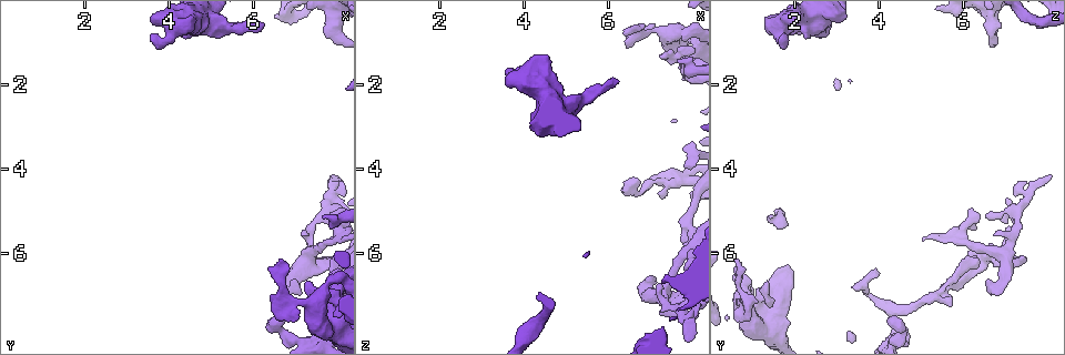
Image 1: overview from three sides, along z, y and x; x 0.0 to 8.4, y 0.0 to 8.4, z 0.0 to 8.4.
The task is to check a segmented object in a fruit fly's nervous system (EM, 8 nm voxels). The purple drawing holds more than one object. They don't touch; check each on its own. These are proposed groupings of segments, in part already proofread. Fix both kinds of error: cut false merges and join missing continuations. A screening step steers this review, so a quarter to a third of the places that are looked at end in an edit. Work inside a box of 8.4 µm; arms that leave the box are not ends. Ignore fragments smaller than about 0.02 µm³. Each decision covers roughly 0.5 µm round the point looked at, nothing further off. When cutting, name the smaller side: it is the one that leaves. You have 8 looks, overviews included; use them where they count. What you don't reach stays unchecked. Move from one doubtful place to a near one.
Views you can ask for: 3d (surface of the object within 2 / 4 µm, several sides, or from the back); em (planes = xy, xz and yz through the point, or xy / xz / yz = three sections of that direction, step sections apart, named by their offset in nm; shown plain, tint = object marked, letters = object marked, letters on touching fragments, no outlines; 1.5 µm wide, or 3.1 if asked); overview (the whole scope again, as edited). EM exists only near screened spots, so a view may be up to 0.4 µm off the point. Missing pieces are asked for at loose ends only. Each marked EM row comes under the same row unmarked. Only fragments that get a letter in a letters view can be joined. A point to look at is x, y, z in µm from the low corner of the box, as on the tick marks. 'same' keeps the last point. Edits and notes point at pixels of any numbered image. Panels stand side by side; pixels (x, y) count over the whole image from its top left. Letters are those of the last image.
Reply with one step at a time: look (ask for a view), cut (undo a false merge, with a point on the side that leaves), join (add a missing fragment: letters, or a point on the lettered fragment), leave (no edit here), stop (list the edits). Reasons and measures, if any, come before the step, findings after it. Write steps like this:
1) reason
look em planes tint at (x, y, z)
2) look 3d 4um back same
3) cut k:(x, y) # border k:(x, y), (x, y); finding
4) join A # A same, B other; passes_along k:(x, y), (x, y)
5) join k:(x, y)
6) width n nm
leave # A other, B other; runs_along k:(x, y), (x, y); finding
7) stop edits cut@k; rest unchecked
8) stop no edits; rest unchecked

free end
look 3d 4um at (6.70, 6.20, 0.55)

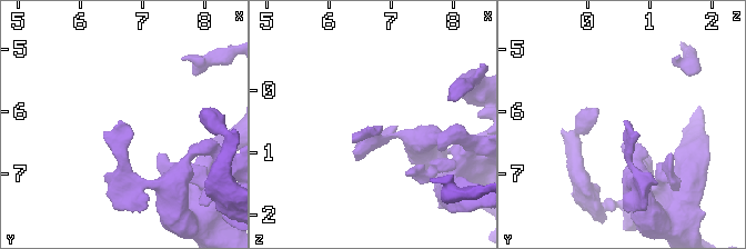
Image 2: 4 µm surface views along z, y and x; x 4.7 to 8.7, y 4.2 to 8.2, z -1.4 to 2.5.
look em planes letters at (6.70, 6.20, 0.60)

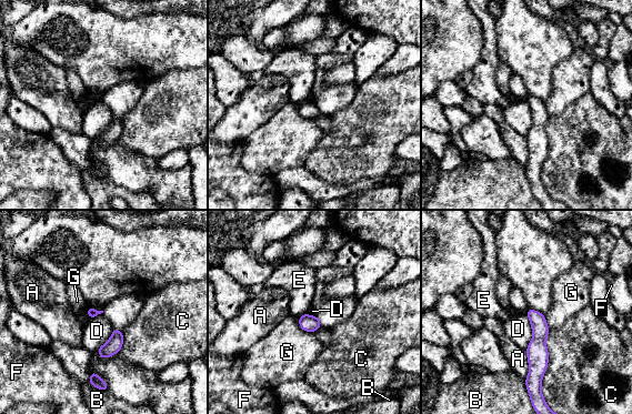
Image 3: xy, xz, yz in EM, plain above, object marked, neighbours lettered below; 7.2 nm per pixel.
longest_contact C 460 nm
leave # A other, B other, C other, D other, E other, F other, G other; no lettered fragment goes on from it

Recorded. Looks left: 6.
free end
look em planes letters at (6.25, 0.55, 1.95)

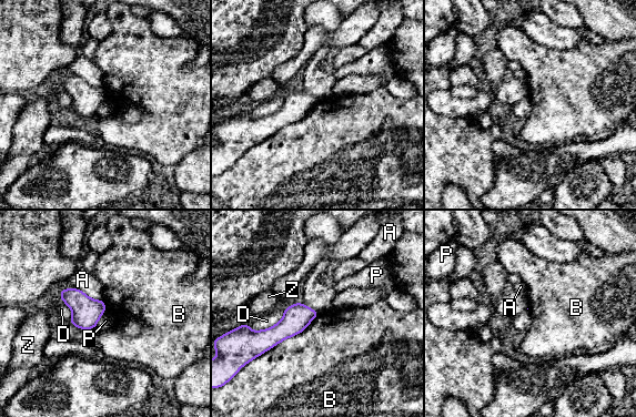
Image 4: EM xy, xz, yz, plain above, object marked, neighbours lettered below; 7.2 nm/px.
leave # A other, B other, D other, P other, Z other; border 4:(320, 313), (298, 334), (253, 358); none of them fits

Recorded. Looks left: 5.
look 3d 4um back at (6.65, 6.95, 6.80)

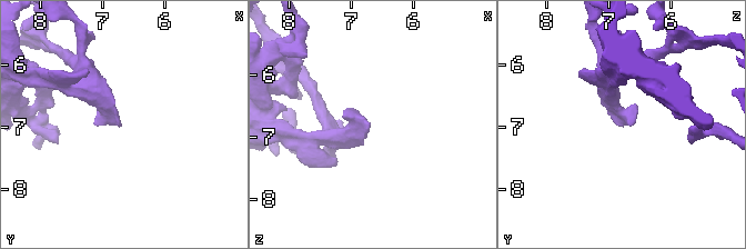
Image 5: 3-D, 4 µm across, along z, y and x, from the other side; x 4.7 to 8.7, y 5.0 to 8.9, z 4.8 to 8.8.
look em xy step 8 tint at (6.70, 6.95, 6.85)

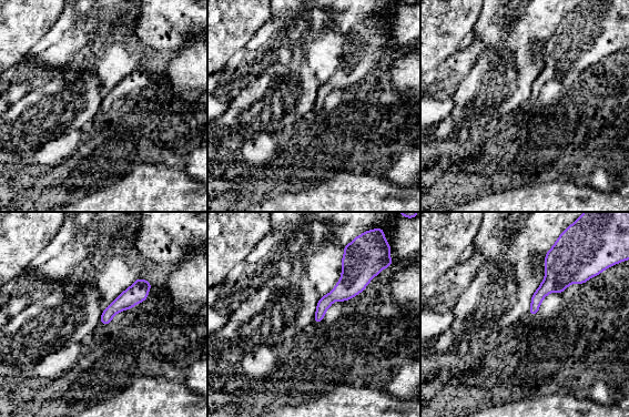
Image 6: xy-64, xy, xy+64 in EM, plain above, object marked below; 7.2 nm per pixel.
cut it another way
look em planes letters same

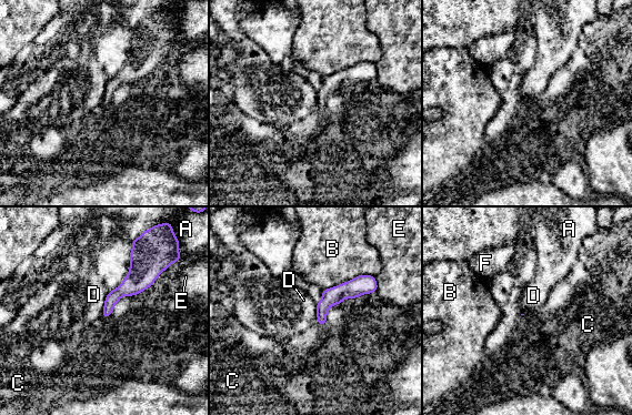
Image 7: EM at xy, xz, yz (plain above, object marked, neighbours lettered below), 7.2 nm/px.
leave # A other, B other, C other, D other, E other, F other; border 7:(107, 295), (101, 314); none of them fits

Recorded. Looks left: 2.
stop no edits; rest unchecked

